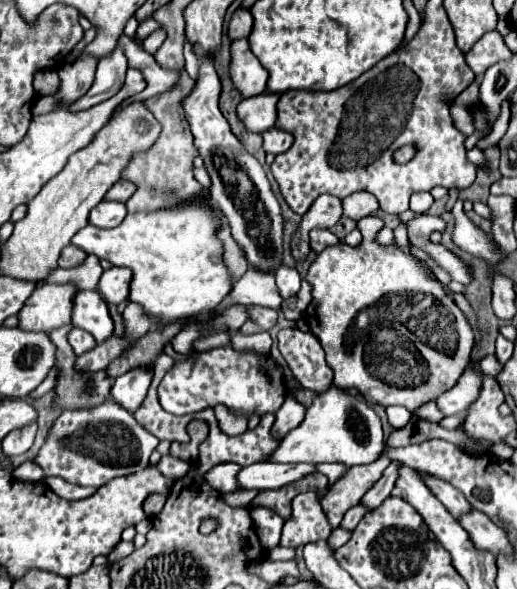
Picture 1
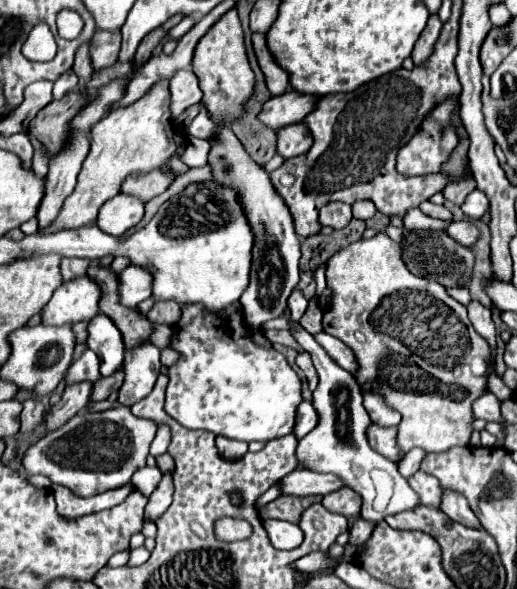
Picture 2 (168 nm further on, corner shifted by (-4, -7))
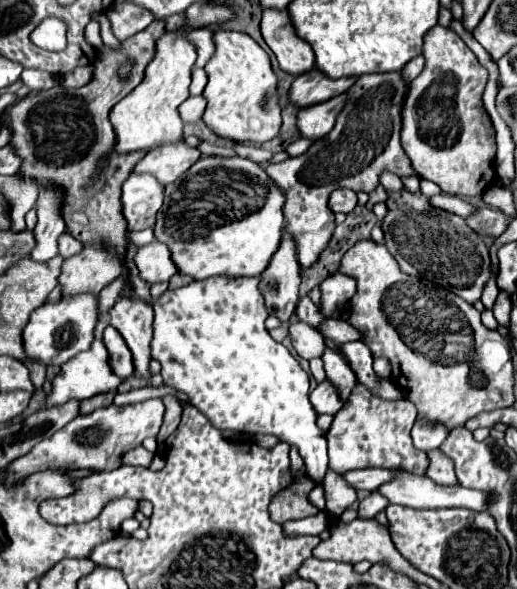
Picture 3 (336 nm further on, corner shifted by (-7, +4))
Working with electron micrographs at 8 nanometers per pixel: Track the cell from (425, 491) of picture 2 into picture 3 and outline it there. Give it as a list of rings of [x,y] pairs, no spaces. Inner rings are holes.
[[[357,383],[351,391],[351,397],[343,405],[327,431],[329,443],[329,469],[337,473],[347,473],[353,469],[367,469],[367,467],[401,467],[415,475],[425,475],[427,469],[427,455],[415,449],[411,441],[411,427],[415,423],[417,409],[407,399],[387,401],[383,397],[373,395],[365,385]]]

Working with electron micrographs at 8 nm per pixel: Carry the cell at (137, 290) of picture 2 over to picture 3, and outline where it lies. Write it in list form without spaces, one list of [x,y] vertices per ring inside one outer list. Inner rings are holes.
[[[153,241],[149,245],[139,247],[135,255],[135,263],[139,267],[141,279],[147,283],[169,281],[179,271],[171,261],[171,251],[161,241]]]

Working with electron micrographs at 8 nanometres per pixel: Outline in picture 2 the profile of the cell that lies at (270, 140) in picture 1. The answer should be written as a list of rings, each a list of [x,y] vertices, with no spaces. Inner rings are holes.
[[[292,124],[286,128],[278,130],[278,144],[276,144],[276,154],[282,158],[294,158],[304,152],[308,152],[312,146],[312,136],[306,130],[304,124]]]

